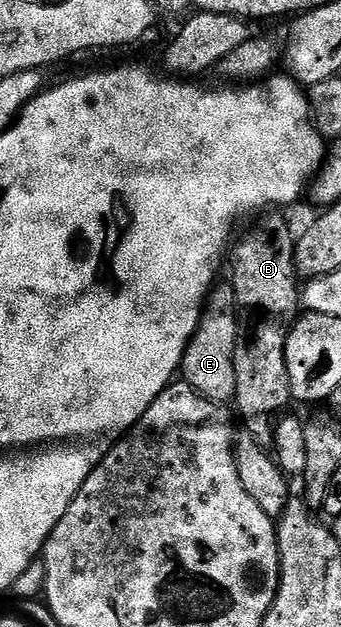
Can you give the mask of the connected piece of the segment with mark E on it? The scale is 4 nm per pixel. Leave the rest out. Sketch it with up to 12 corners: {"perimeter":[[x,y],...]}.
{"perimeter":[[229,283],[212,288],[182,380],[234,402],[241,317]]}

